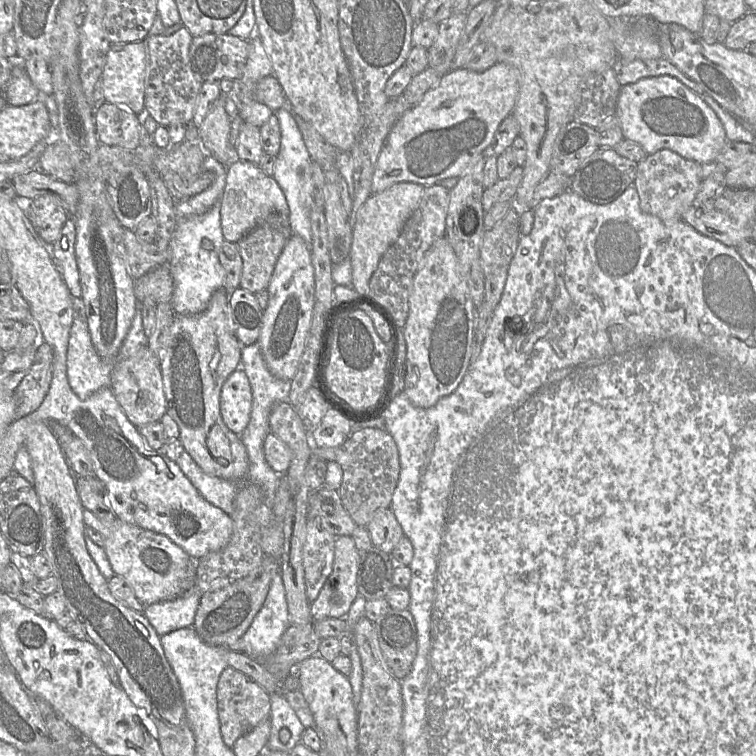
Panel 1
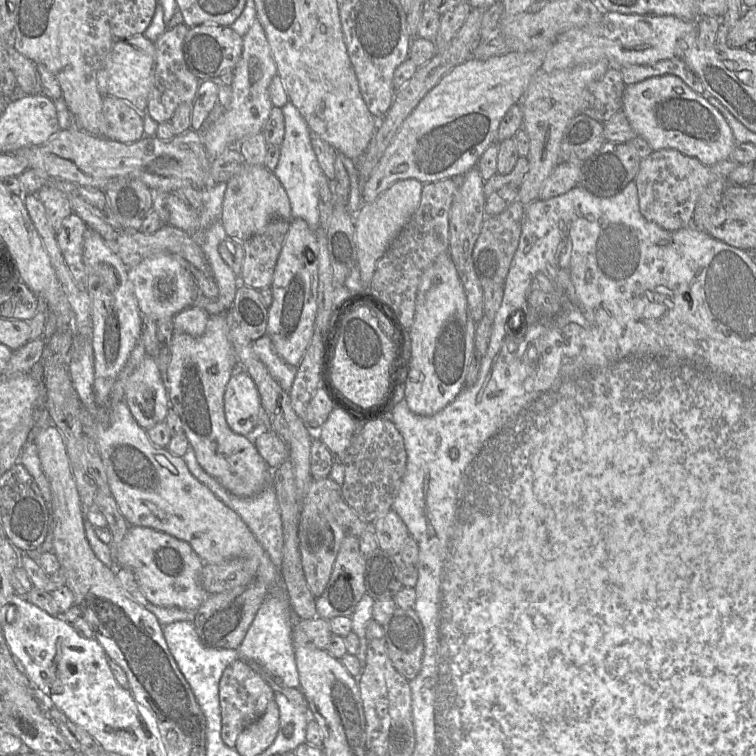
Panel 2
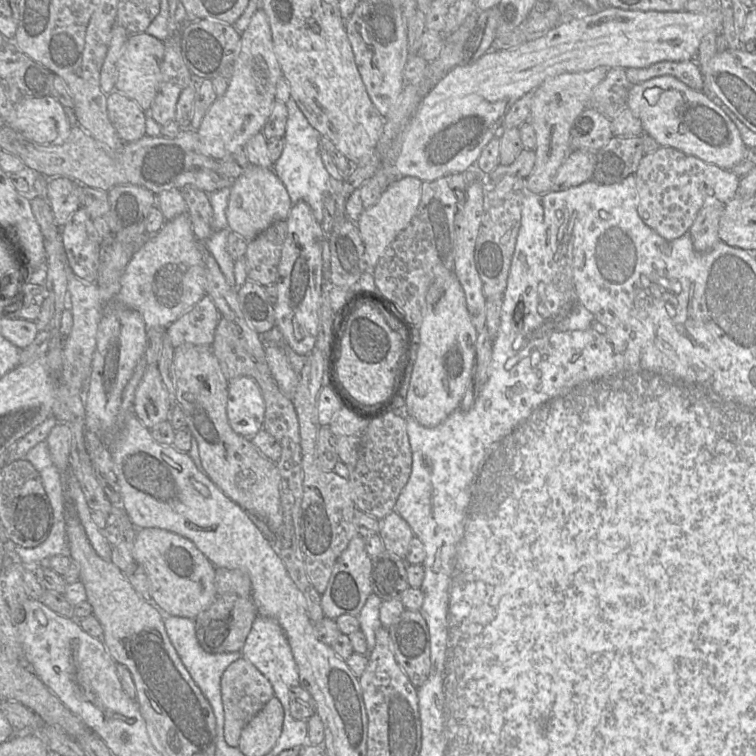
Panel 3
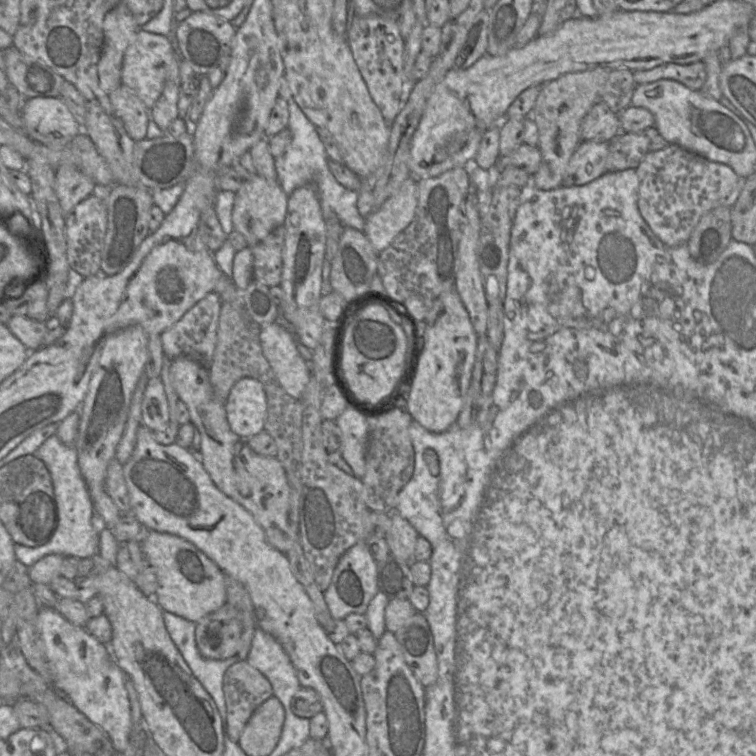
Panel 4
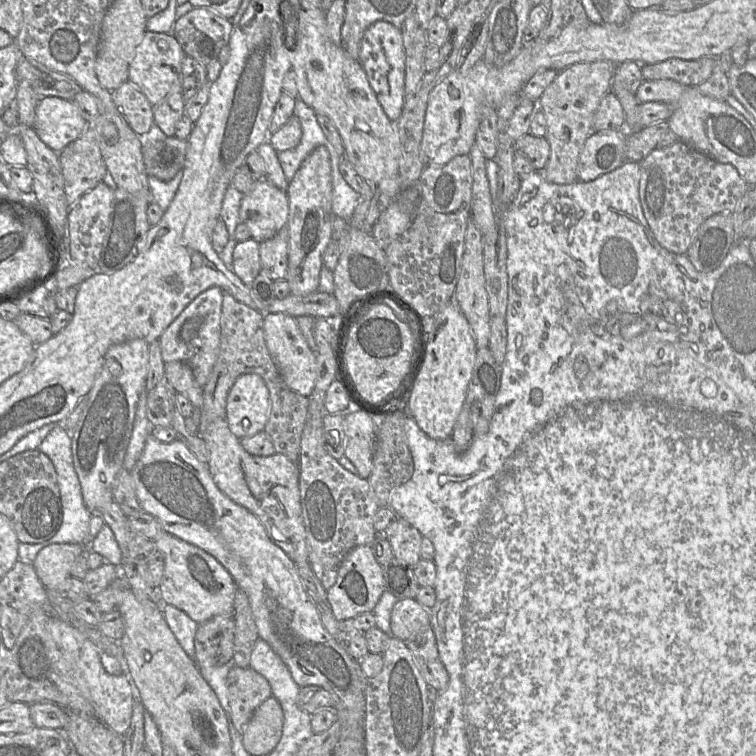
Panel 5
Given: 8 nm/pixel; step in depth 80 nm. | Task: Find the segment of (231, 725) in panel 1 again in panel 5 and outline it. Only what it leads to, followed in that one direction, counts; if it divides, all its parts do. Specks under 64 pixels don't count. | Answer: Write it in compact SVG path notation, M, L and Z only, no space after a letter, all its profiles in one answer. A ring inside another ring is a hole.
M235 666L227 675L226 685L232 723L243 734L255 710L272 697L270 684L250 666Z

